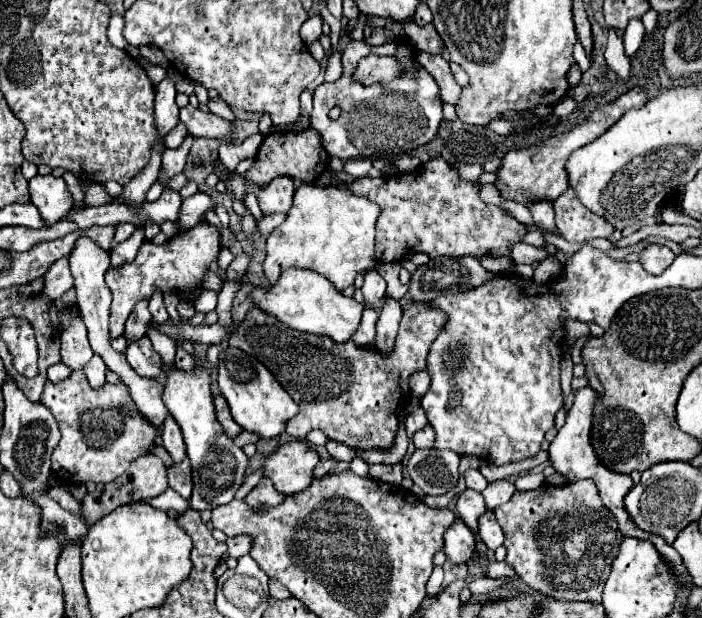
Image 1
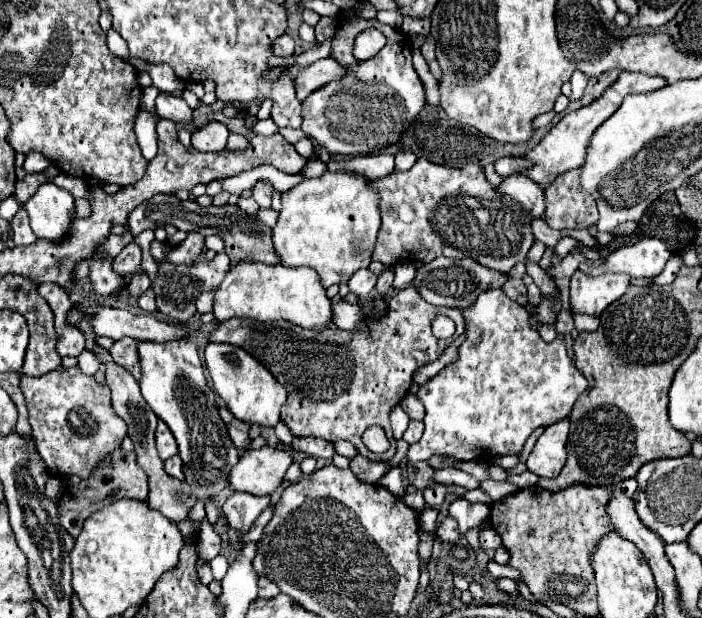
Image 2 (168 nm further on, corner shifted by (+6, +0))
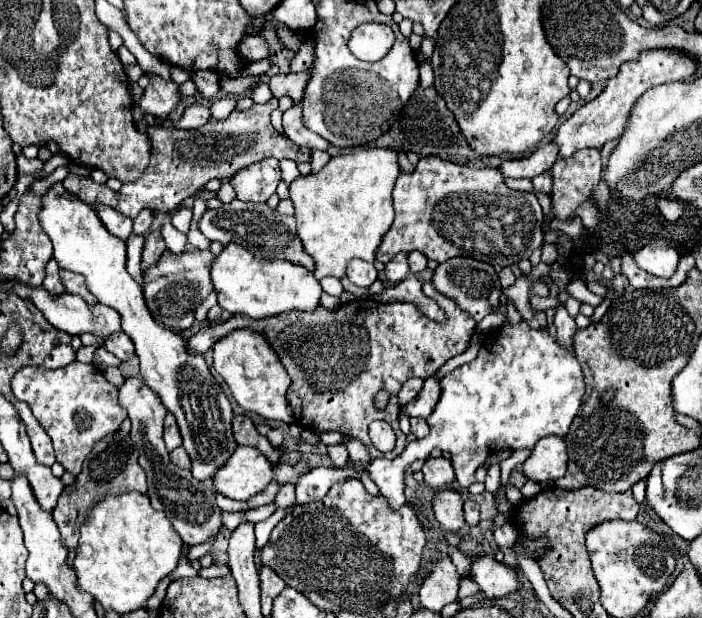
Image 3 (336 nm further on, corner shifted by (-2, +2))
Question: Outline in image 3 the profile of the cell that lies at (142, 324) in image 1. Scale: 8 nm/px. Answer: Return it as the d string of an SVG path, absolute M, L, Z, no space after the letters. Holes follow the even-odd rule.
M152 232L148 238L146 238L146 244L144 244L144 254L142 254L142 270L148 270L152 268L158 258L162 256L162 252L166 250L164 246L164 240L160 236L160 232Z

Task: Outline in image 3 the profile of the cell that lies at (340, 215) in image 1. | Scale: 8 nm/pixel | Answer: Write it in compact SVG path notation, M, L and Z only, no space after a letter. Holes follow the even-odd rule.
M374 148L374 150L356 150L356 152L350 152L350 154L340 154L340 156L334 156L320 172L316 174L308 174L308 176L300 176L298 180L294 180L290 184L290 200L294 202L294 208L296 208L296 232L302 240L302 246L306 250L306 254L310 254L314 258L314 264L316 264L316 270L314 270L314 276L318 280L326 278L326 276L334 276L334 278L344 278L346 276L346 266L350 260L354 258L360 258L360 260L366 260L366 262L374 262L374 252L376 248L380 246L386 230L392 226L394 222L394 208L392 208L392 188L394 188L394 182L400 174L400 168L398 168L398 160L396 160L398 152L396 150L388 150L388 148Z

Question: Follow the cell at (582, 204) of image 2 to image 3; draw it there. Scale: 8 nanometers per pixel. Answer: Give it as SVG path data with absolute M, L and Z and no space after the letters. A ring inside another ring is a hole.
M584 150L574 158L556 160L552 166L552 208L556 220L570 220L576 208L592 196L594 186L600 184L602 160L598 150Z

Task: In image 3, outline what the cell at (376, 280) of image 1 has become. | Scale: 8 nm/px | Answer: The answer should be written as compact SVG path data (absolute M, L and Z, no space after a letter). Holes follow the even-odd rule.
M354 258L354 262L350 262L346 274L348 274L350 282L354 282L354 284L360 286L360 288L372 286L372 284L376 282L376 278L378 278L378 270L374 268L374 264L362 262L362 260L358 260L358 258Z

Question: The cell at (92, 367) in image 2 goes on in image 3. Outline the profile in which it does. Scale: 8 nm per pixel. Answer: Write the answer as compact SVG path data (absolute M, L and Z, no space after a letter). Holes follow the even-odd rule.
M100 346L100 348L94 352L94 364L96 364L100 370L104 370L104 368L108 368L108 366L118 366L120 360L118 360L114 354L106 352L104 346Z

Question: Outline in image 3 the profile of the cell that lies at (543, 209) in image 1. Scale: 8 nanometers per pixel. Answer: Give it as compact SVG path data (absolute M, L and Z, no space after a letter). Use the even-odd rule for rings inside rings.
M550 172L532 178L532 186L534 186L534 192L546 192L546 194L548 194L548 192L550 192L550 186L552 186Z

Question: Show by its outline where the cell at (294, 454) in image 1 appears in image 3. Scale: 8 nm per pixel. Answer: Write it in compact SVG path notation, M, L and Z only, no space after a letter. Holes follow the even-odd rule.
M238 446L230 462L214 474L216 492L234 498L248 500L262 492L274 480L276 466L252 446Z

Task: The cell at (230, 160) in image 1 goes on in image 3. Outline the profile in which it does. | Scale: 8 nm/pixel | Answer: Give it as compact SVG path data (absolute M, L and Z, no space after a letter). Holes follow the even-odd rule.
M192 104L184 110L184 116L180 122L174 122L176 128L184 128L184 130L198 130L202 128L206 122L210 122L210 108L202 106L202 104Z

